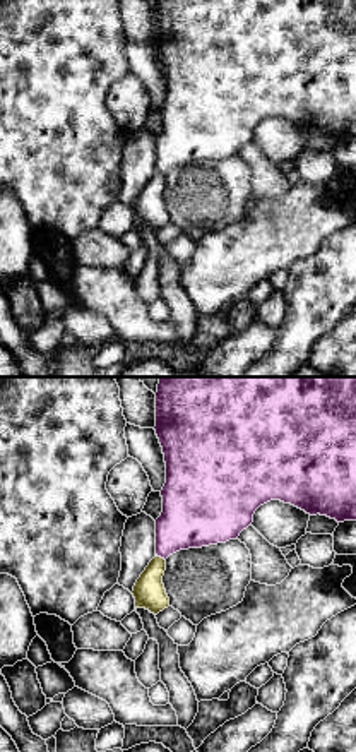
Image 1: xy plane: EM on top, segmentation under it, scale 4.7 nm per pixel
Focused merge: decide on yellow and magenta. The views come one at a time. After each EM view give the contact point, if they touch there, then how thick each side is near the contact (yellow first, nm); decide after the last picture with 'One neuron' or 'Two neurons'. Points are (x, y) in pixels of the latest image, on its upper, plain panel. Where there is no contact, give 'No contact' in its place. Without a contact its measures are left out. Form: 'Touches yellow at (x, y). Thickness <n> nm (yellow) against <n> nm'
Touches yellow at (160, 173). Thickness 150 nm (yellow) against 300 nm

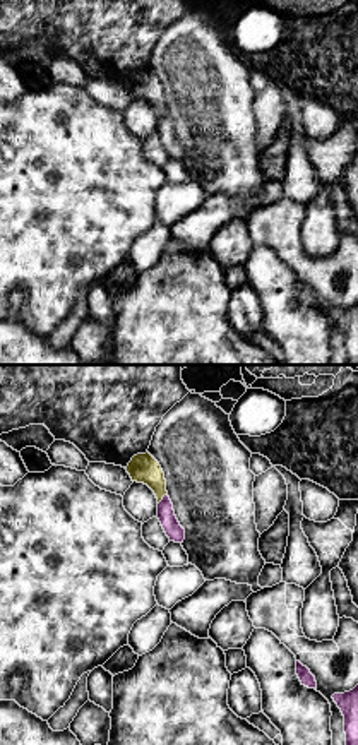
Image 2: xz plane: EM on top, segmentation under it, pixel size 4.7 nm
Touches yellow at (161, 115). Thickness 140 nm (yellow) against 80 nm

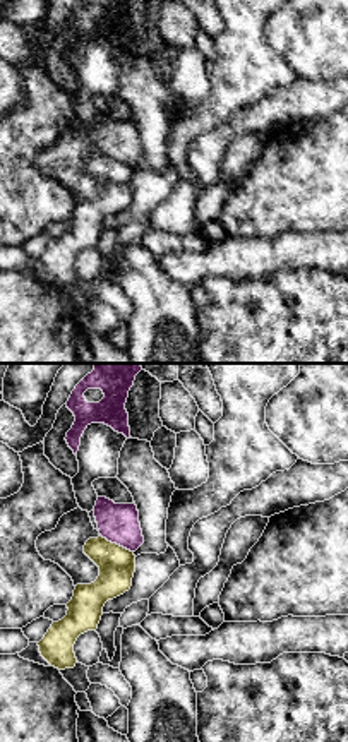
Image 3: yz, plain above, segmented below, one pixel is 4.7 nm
Touches yellow at (115, 160). Thickness 170 nm (yellow) against 190 nm

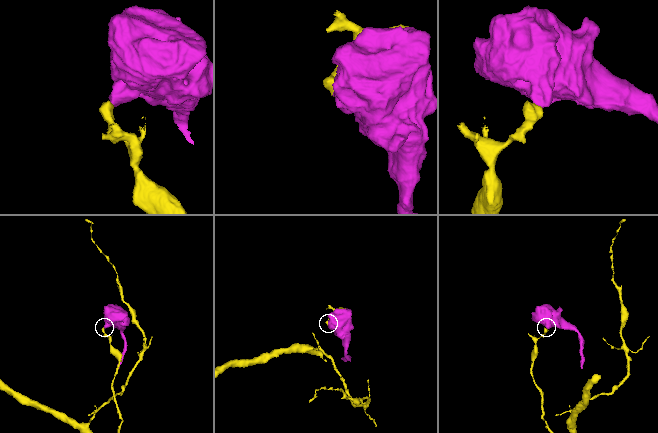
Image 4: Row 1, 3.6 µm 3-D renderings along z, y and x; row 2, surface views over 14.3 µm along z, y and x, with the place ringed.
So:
Two neurons

